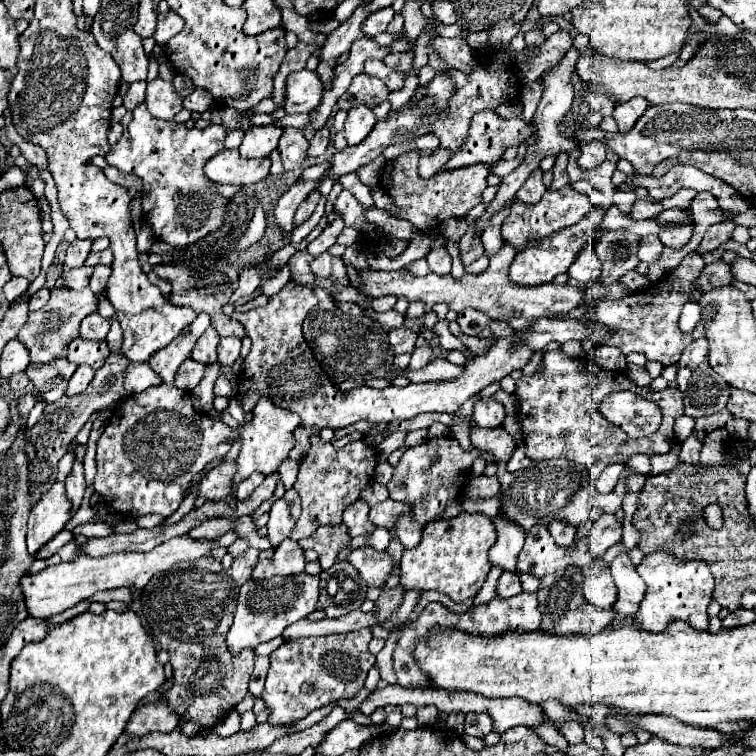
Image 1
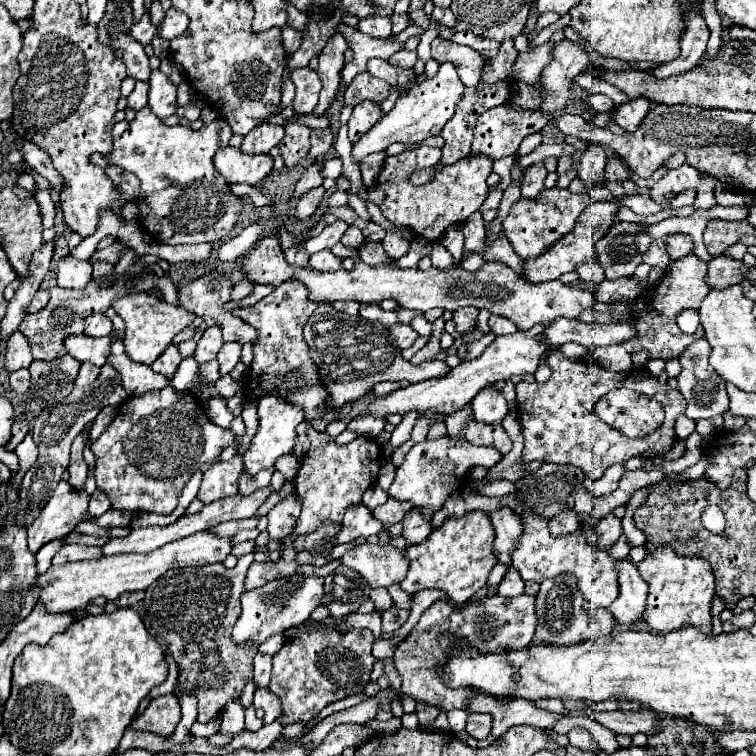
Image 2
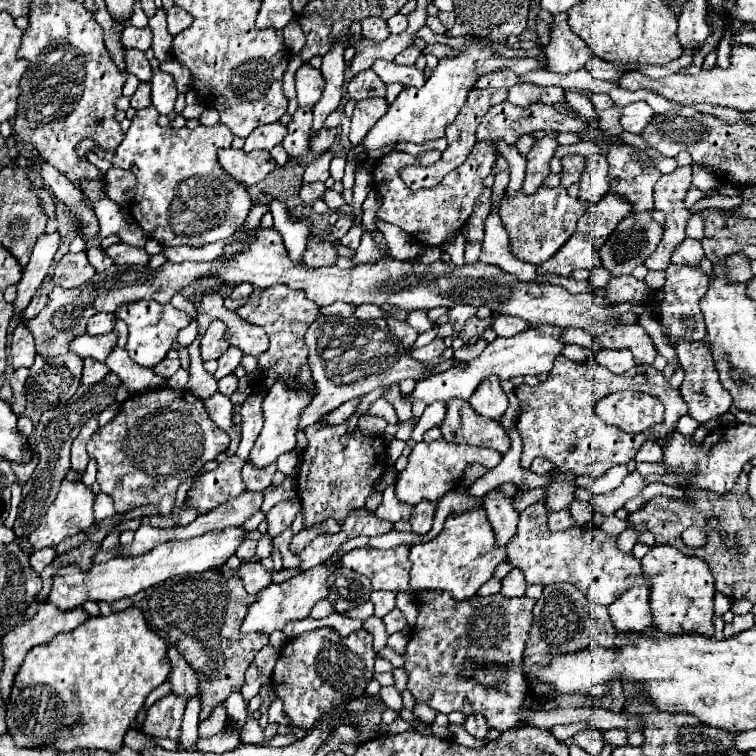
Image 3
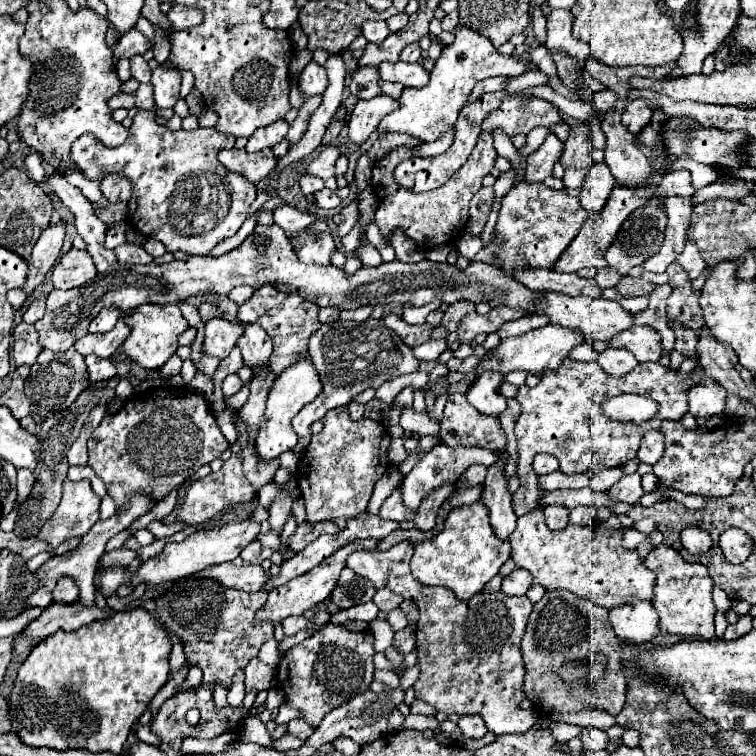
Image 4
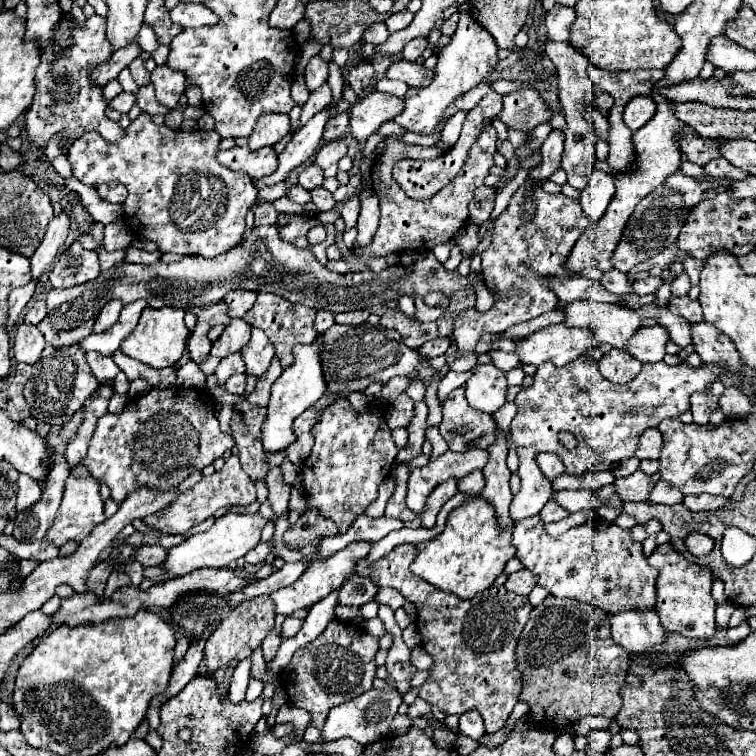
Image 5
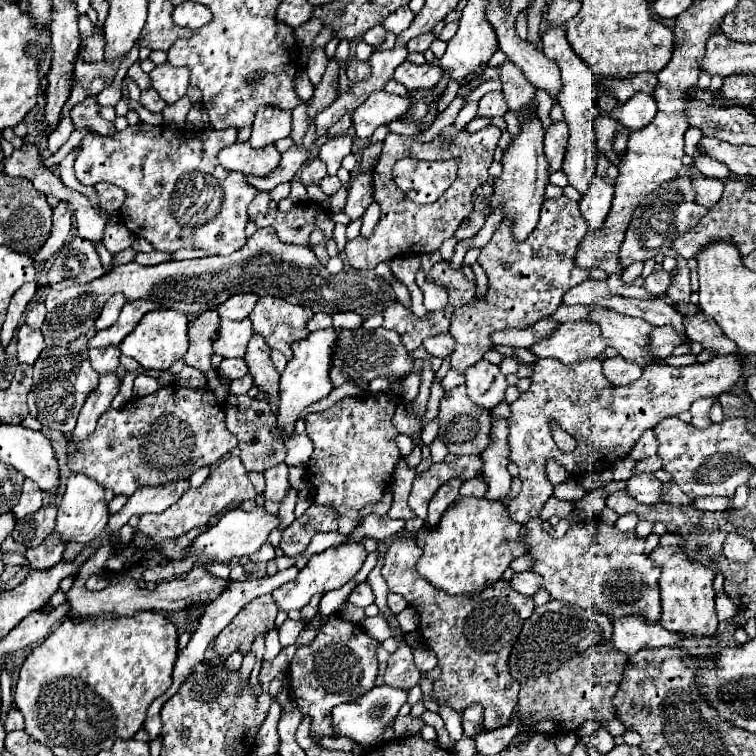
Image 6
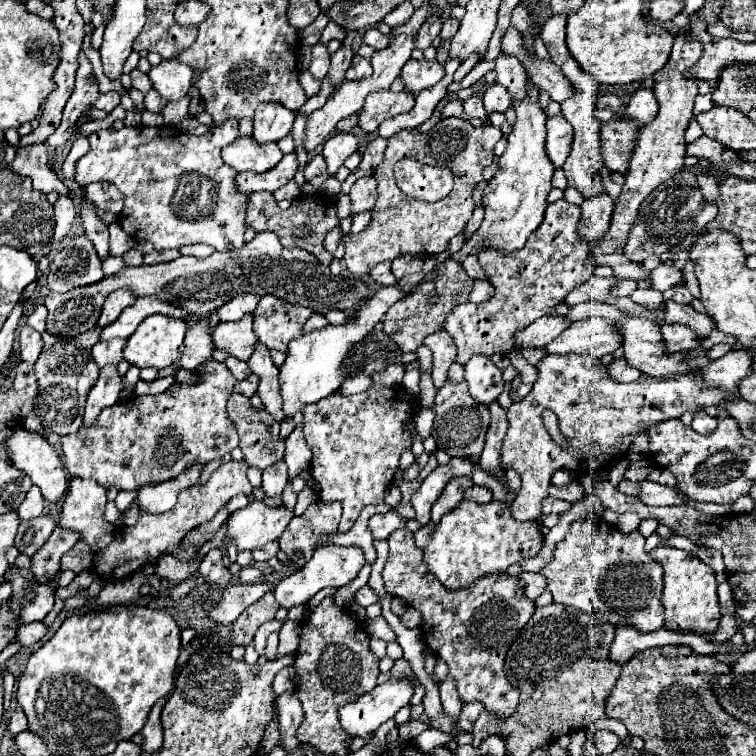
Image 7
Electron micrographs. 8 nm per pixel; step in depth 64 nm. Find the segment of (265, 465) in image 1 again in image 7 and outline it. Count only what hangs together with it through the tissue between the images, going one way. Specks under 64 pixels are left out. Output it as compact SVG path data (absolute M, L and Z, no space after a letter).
M412 274L408 278L402 278L396 286L388 286L388 288L382 288L378 290L356 314L354 314L354 320L348 322L348 324L342 324L342 326L332 326L328 324L326 328L322 330L316 330L316 332L310 332L310 334L304 334L296 340L290 342L288 346L288 356L286 356L286 362L282 364L280 368L280 390L282 390L282 398L284 398L284 414L288 416L288 420L300 412L304 406L308 404L316 404L318 400L334 394L340 384L344 382L344 366L342 366L342 360L346 356L346 352L356 344L360 342L368 332L372 332L374 324L380 322L386 314L386 310L400 298L404 298L404 294L410 292L412 286L418 286L420 280L428 280L432 276L426 274Z

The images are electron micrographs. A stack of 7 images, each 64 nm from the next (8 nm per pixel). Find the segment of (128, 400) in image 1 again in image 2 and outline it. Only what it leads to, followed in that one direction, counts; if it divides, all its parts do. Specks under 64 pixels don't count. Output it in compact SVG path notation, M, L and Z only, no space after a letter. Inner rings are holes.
M170 344L158 358L156 362L151 365L152 370L160 372L162 376L166 376L168 380L172 380L178 364L180 364L182 356L180 356L180 350L178 350L178 344ZM168 384L162 390L152 390L142 396L128 398L120 405L116 418L110 422L104 434L94 444L90 444L90 450L96 456L96 484L98 490L102 490L110 498L114 510L172 514L190 476L198 470L208 468L216 460L216 456L220 456L220 452L232 442L232 430L210 422L210 418L202 408L198 408L198 402L190 392L178 392Z

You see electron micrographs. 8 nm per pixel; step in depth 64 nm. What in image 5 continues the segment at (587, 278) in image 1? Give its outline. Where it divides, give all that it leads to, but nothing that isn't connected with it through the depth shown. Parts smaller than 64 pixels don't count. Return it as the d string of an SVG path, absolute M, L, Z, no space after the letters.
M610 270L610 272L604 272L602 278L600 278L600 284L612 292L612 294L630 294L630 284L628 284L628 278L624 272L618 272L618 270Z

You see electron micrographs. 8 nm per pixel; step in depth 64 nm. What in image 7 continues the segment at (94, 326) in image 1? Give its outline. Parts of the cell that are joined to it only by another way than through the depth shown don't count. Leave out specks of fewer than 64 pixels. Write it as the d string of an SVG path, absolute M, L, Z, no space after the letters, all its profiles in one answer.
M116 290L116 292L112 292L112 294L106 298L104 306L102 306L102 314L100 314L98 326L104 328L104 326L112 324L112 322L120 316L120 312L122 312L126 306L130 306L134 300L136 300L136 296L134 296L132 292L128 292L128 290Z

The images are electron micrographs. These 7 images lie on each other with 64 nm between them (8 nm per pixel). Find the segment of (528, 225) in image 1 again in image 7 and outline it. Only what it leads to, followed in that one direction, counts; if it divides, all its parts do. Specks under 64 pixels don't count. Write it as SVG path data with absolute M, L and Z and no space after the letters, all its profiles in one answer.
M562 198L558 202L548 204L540 228L528 238L528 244L524 248L520 248L520 252L508 252L508 256L500 256L500 252L480 252L480 256L478 256L480 266L486 272L492 286L496 286L496 294L482 304L472 304L472 302L468 302L464 306L460 304L446 316L446 332L454 338L454 342L458 346L456 362L460 366L464 366L474 354L492 356L496 352L504 354L510 348L514 348L512 334L516 330L522 330L522 328L530 326L534 320L552 314L552 310L560 302L564 302L568 292L572 292L576 286L580 286L582 282L586 282L592 276L594 264L586 258L588 244L584 244L584 240L580 240L580 236L576 236L576 224L580 224L580 206L570 204L568 200Z

